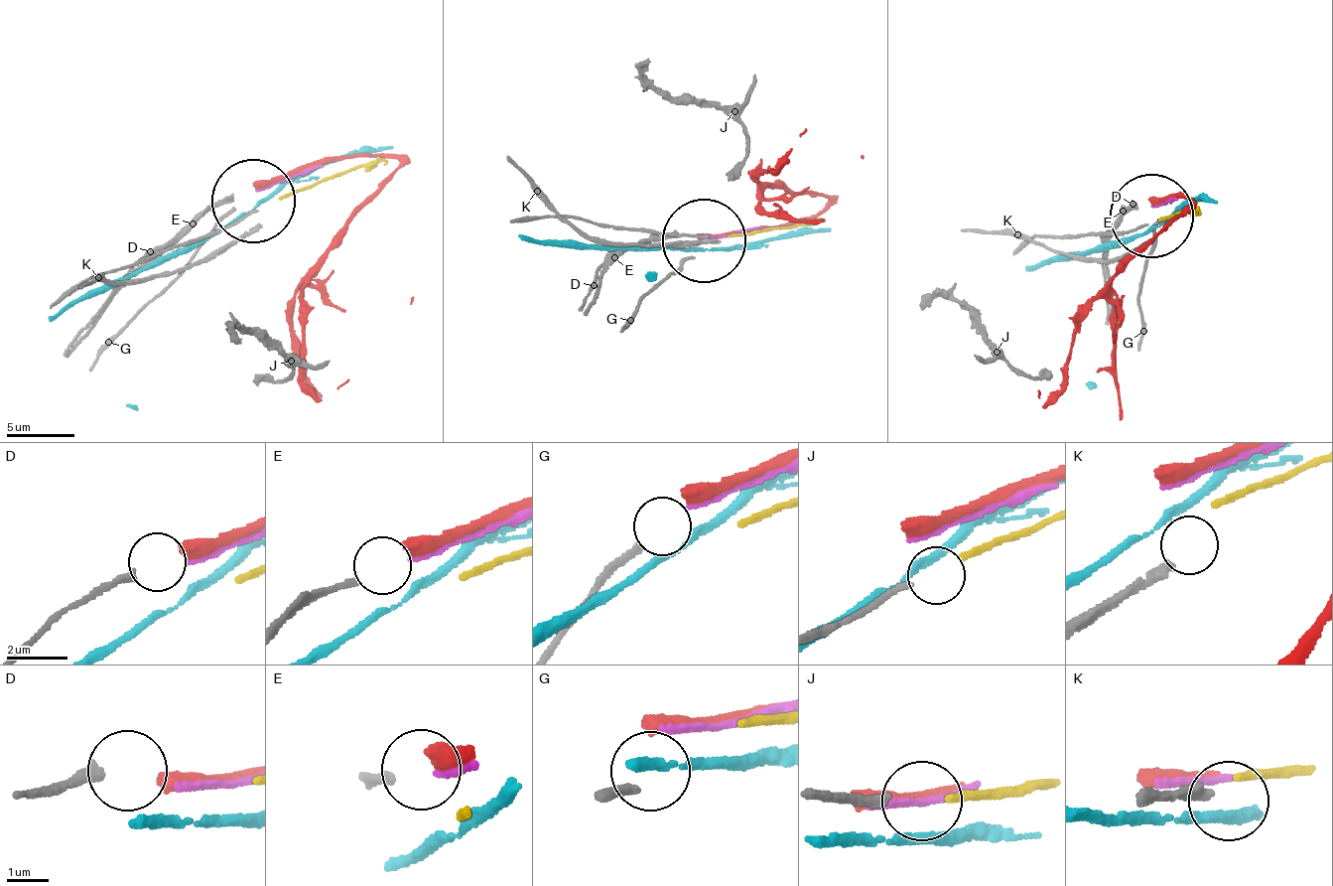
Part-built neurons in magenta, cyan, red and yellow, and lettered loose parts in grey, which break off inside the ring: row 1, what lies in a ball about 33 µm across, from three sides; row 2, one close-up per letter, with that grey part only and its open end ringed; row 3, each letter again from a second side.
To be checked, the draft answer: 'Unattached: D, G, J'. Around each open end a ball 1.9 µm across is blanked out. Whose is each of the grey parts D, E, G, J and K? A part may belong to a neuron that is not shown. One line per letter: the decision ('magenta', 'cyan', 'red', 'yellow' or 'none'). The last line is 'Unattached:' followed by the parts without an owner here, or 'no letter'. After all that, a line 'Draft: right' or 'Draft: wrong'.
D: none
E: magenta
G: none
J: yellow
K: none
Unattached: D, G, K
Draft: wrong

